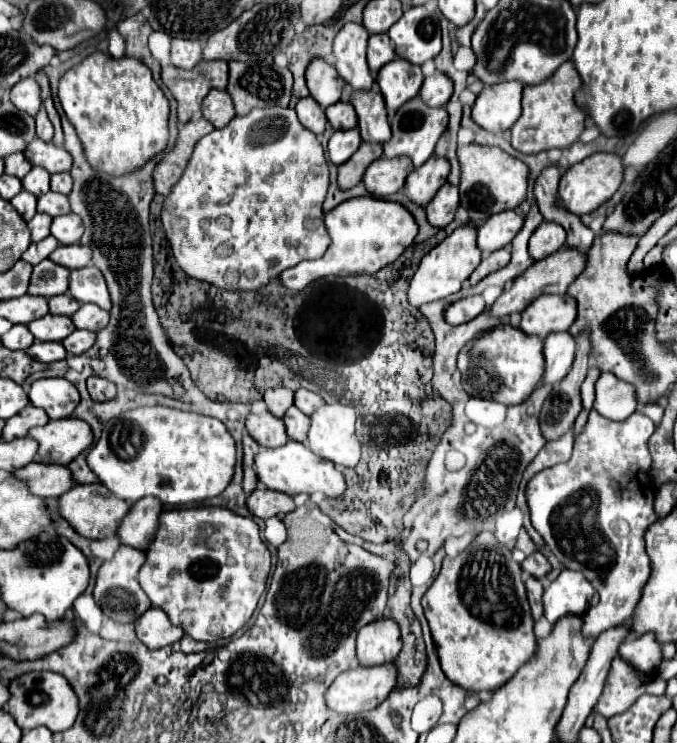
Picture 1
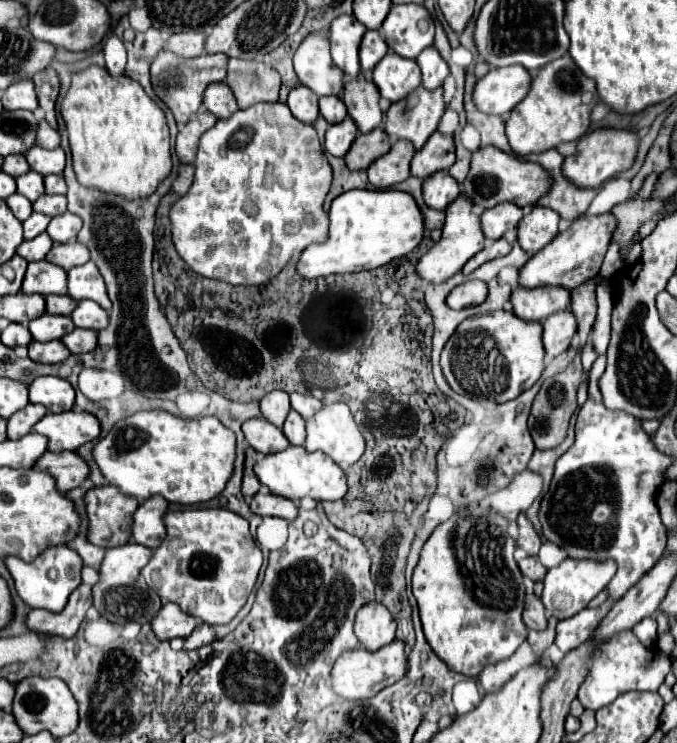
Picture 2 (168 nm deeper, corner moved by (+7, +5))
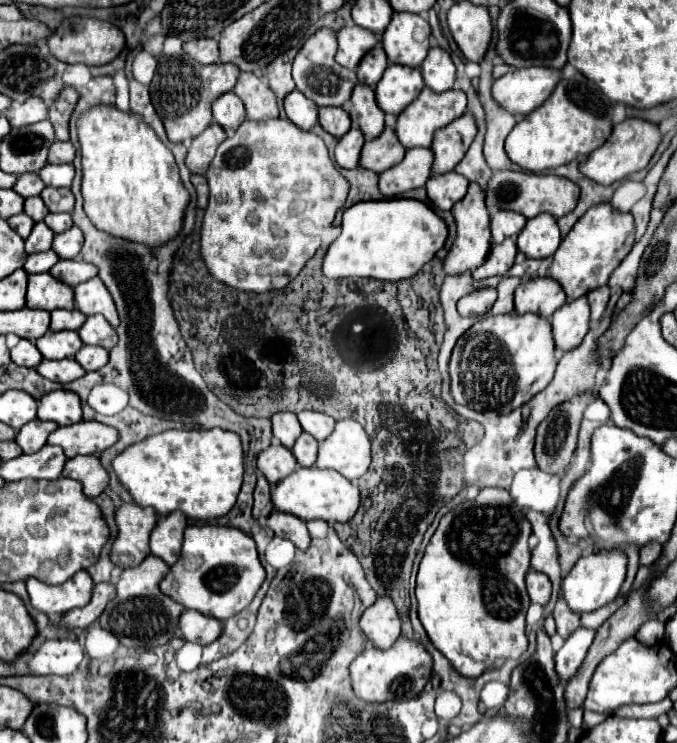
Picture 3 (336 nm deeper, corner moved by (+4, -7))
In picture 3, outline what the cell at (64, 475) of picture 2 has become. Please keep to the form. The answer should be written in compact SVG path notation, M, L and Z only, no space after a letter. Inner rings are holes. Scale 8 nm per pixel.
M96 454L76 456L76 458L68 460L62 476L68 476L68 478L82 482L84 494L88 498L96 498L98 494L102 494L108 488L108 482L110 482L108 472L100 464L100 456L96 456Z

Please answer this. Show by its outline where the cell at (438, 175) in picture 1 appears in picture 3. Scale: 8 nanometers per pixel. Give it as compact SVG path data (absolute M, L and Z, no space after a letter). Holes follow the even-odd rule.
M464 114L460 116L460 120L452 120L452 124L440 128L432 142L432 150L436 156L432 164L432 174L452 172L454 166L464 158L476 132L478 126L472 114Z

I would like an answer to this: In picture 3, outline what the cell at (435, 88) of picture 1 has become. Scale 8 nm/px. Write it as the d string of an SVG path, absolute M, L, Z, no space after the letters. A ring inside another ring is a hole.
M432 46L428 50L428 56L424 58L424 64L420 66L420 70L424 76L424 84L434 92L444 92L452 88L456 80L456 66L450 54L440 46Z

